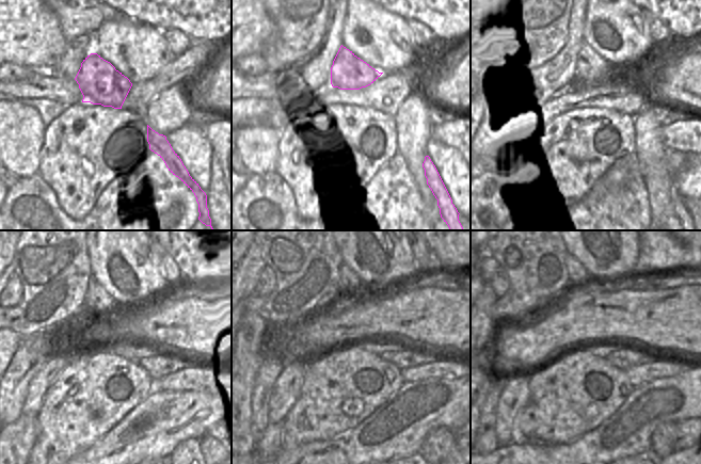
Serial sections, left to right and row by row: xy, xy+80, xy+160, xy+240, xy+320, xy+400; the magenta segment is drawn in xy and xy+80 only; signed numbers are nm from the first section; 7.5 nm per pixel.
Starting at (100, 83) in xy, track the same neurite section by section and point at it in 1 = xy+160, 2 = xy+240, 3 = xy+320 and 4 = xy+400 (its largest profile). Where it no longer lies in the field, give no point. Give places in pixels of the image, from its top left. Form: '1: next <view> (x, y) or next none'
1: next xy+160 (590, 68)
2: next xy+240 (97, 301)
3: next xy+320 (333, 271)
4: next xy+400 (576, 274)

